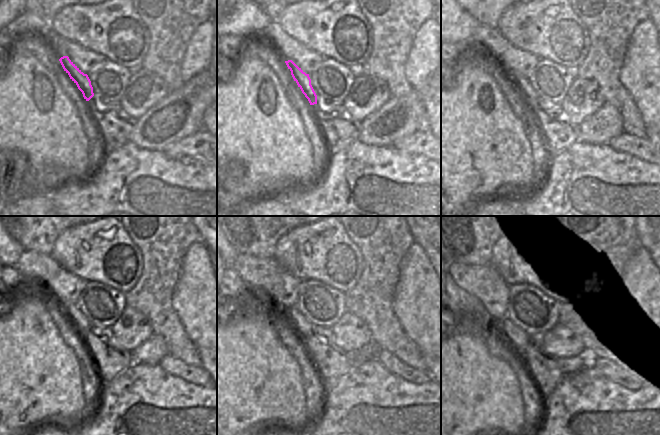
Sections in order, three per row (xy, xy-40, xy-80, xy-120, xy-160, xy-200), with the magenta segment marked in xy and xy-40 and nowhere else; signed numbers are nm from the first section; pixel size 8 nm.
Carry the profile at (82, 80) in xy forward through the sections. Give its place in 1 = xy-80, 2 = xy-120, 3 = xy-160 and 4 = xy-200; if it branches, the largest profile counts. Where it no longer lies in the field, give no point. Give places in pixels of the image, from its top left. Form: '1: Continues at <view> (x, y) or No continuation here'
1: Continues at xy-80 (522, 84)
2: Continues at xy-120 (79, 321)
3: Continues at xy-160 (305, 329)
4: Continues at xy-200 (511, 315).

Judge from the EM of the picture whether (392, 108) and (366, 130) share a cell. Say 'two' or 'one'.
one

